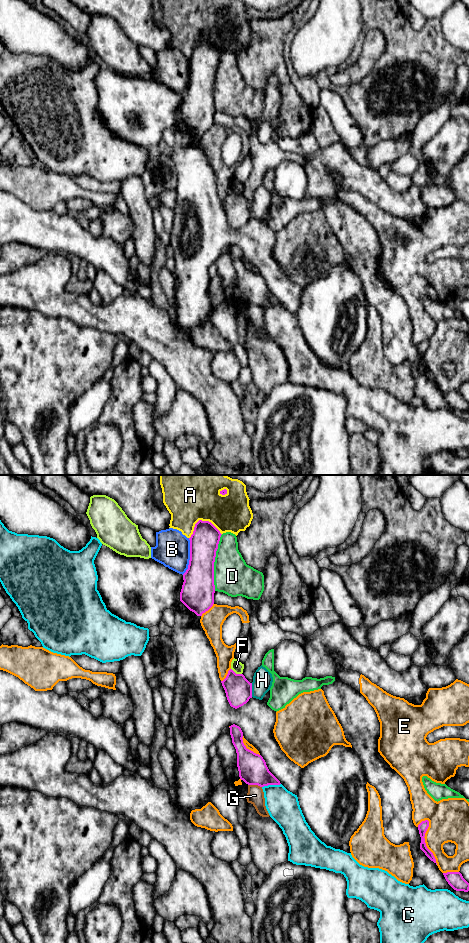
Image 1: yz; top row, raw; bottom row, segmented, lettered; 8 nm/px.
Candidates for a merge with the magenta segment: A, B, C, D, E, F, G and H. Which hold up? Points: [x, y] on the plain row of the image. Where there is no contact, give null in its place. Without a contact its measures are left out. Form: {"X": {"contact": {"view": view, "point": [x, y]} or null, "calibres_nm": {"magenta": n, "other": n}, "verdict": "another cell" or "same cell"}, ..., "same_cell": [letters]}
{"A": {"contact": {"view": "yz", "point": [201, 40]}, "calibres_nm": {"magenta": 220, "other": 360}, "verdict": "another cell"}, "B": {"contact": {"view": "yz", "point": [190, 76]}, "calibres_nm": {"magenta": 260, "other": 280}, "verdict": "another cell"}, "C": {"contact": {"view": "yz", "point": [271, 304]}, "calibres_nm": {"magenta": 220, "other": 260}, "verdict": "another cell"}, "D": {"contact": {"view": "yz", "point": [214, 81]}, "calibres_nm": {"magenta": 260, "other": 300}, "verdict": "another cell"}, "E": {"contact": {"view": "yz", "point": [424, 361]}, "calibres_nm": {"magenta": 80, "other": 320}, "verdict": "another cell"}, "F": {"contact": {"view": "yz", "point": [235, 193]}, "calibres_nm": {"magenta": 220, "other": 90}, "verdict": "another cell"}, "G": {"contact": {"view": "yz", "point": [255, 304]}, "calibres_nm": {"magenta": 220, "other": 140}, "verdict": "another cell"}, "H": {"contact": {"view": "yz", "point": [251, 210]}, "calibres_nm": {"magenta": 220, "other": 160}, "verdict": "another cell"}, "same_cell": []}

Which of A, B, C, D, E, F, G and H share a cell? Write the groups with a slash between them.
A / B / C / D / E / F / G / H

